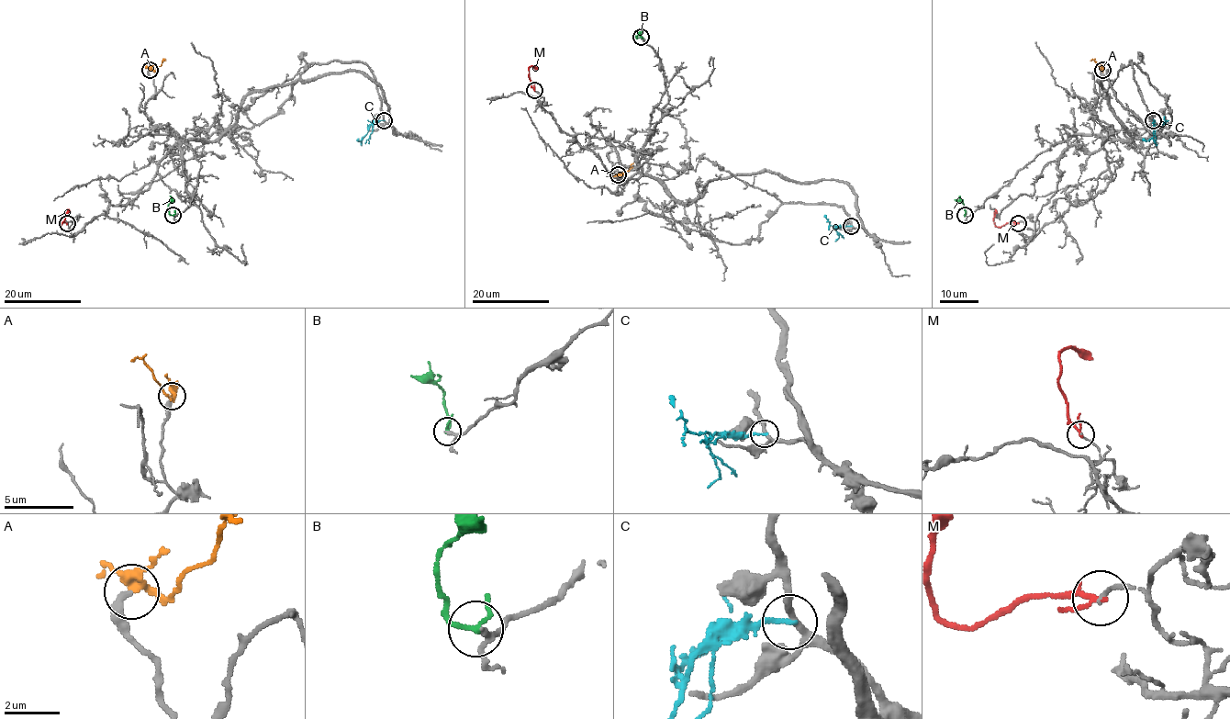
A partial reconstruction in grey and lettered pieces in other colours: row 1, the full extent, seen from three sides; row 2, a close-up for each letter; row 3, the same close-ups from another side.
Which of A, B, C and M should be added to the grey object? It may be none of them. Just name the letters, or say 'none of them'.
A

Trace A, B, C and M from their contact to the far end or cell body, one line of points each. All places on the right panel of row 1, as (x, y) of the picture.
A: (1101, 70), (1093, 60), (1090, 61)
B: (965, 215), (964, 206), (954, 199)
C: (1153, 120), (1153, 137), (1148, 140), (1143, 139)
M: (1018, 222), (997, 227), (994, 221), (996, 209)

